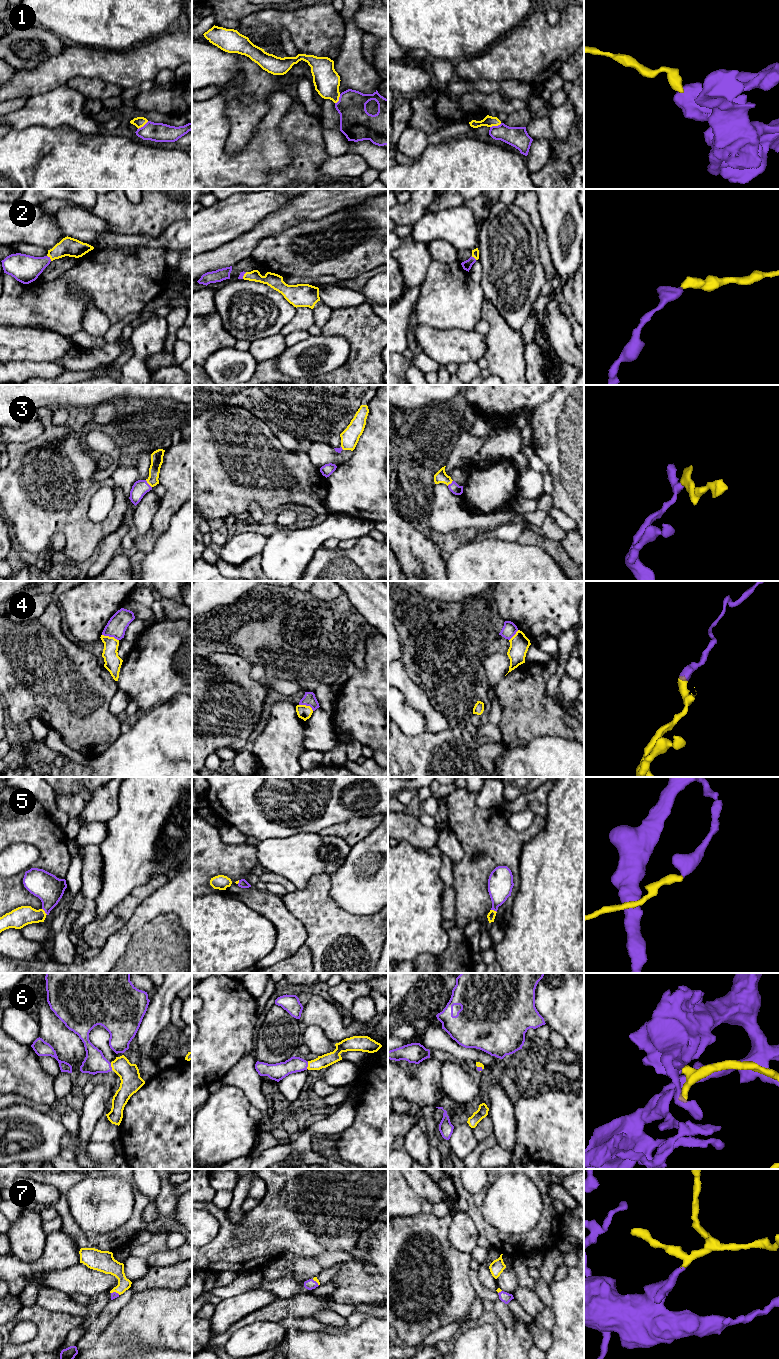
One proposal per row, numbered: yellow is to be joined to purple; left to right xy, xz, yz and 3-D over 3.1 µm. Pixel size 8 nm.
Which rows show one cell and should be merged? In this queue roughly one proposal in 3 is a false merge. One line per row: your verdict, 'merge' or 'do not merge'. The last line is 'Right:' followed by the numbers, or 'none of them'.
1: do not merge
2: merge
3: merge
4: do not merge
5: merge
6: merge
7: merge
Right: 2, 3, 5, 6, 7

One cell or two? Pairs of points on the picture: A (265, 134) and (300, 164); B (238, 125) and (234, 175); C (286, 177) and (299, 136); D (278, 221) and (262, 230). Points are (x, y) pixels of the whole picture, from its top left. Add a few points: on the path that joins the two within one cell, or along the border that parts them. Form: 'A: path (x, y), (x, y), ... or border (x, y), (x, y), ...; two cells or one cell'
A: border (282, 137), (292, 153), (292, 160), (274, 172); two cells
B: border (252, 137), (238, 152), (226, 152); two cells
C: path (296, 167), (299, 164), (299, 146); one cell
D: path (274, 223), (266, 228); one cell

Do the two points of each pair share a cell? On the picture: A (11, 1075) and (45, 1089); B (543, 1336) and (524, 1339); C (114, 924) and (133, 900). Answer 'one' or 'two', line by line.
A: one
B: two
C: one

